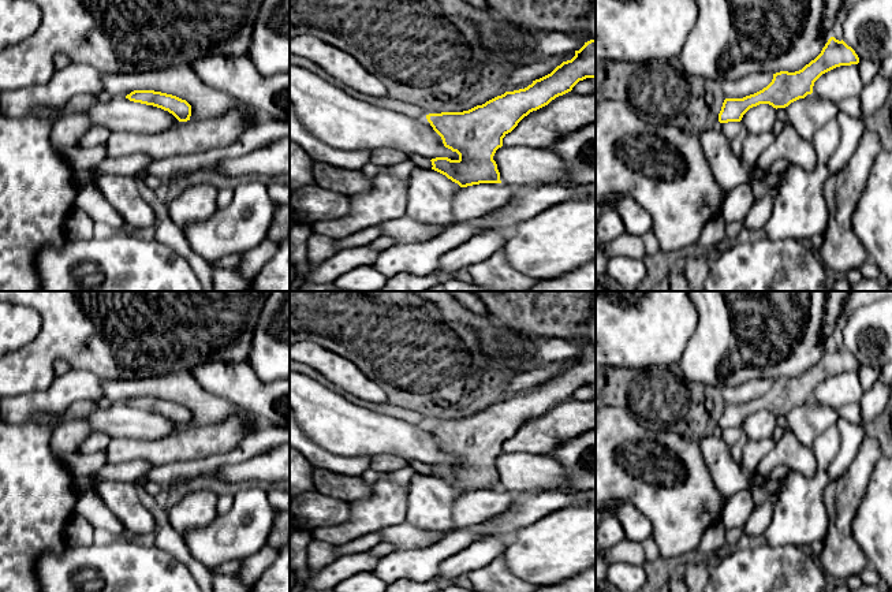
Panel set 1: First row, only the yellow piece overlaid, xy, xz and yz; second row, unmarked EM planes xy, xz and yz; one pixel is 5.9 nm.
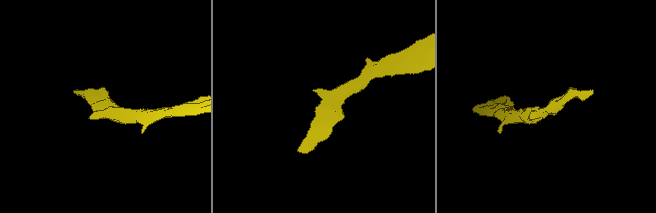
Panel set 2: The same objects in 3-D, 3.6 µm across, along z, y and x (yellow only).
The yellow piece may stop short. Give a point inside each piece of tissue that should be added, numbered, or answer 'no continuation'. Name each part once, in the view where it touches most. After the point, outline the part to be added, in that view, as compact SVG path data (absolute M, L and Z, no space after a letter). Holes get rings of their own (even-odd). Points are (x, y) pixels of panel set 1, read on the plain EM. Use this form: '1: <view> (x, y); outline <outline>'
no continuation

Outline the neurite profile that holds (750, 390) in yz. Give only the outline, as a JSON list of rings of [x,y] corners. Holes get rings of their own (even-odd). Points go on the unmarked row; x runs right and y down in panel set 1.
[[[754,379],[735,387],[721,387],[725,405],[743,405],[766,394],[773,386],[770,379]]]

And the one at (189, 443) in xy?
[[[231,417],[213,425],[182,428],[157,440],[112,439],[105,450],[107,463],[145,461],[150,468],[225,454],[251,432],[242,418]]]

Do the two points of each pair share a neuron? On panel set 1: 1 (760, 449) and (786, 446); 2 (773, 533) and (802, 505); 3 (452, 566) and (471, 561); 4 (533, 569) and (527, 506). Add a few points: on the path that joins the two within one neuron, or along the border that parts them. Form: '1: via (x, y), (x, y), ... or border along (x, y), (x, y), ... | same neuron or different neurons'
1: border along (776, 442), (773, 449), (758, 464), (754, 473) | different neurons
2: via (780, 527), (795, 512) | same neuron
3: via (456, 565), (467, 561) | same neuron
4: border along (558, 509), (522, 527), (508, 542) | different neurons

